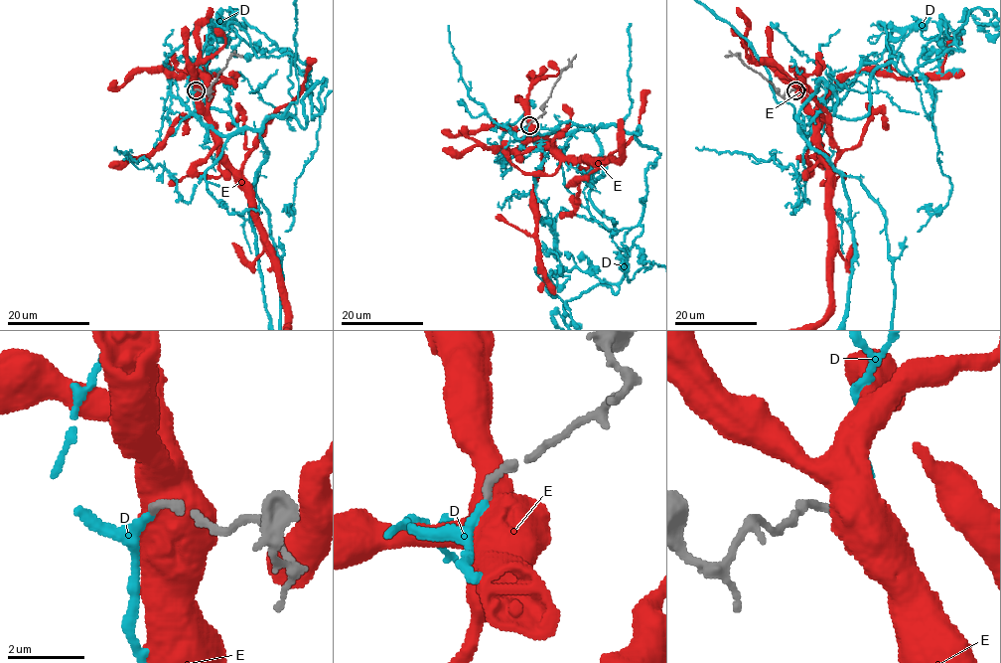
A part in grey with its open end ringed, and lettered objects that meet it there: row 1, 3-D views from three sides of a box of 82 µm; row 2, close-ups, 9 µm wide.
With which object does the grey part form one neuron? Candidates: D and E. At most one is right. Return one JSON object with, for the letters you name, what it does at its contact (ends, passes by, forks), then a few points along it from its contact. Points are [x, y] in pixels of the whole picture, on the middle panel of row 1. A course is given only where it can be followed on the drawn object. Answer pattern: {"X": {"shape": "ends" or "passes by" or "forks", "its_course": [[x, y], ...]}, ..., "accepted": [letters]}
{"D": {"shape": "ends"}, "accepted": ["D"]}

